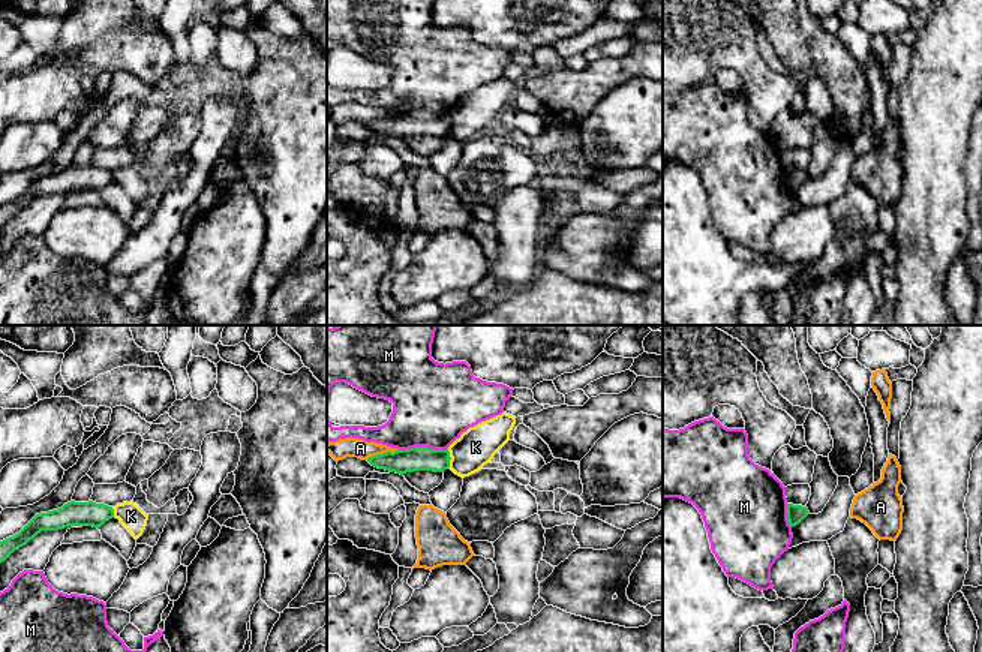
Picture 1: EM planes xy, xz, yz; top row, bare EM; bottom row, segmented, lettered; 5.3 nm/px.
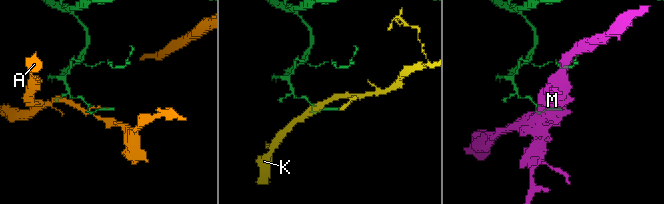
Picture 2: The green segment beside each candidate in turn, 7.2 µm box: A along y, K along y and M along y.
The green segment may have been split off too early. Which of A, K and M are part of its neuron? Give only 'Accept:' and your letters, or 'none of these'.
Accept: none of these

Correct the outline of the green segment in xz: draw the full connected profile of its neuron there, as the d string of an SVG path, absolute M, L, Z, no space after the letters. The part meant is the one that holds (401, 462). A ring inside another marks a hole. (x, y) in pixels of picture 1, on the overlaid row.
M427 447L397 450L394 453L387 451L367 459L372 466L400 475L415 471L444 472L450 468L450 460L451 457L448 448L432 450Z

